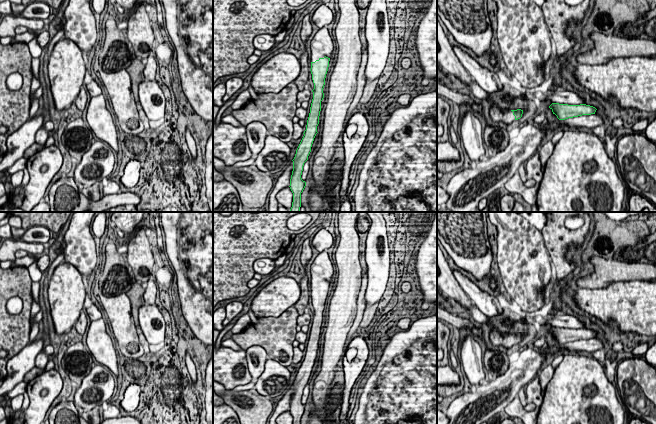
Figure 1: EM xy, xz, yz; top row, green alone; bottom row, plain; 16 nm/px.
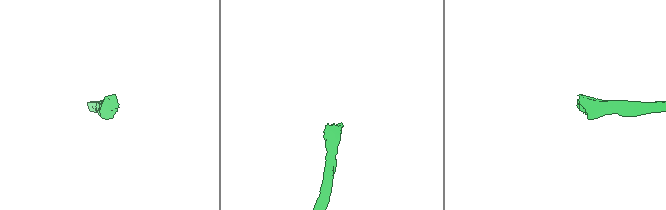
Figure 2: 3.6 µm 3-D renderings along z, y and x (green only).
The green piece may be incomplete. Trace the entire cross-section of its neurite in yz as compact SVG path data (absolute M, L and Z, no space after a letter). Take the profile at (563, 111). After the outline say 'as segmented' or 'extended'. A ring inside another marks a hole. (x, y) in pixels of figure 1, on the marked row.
M552 103L549 108L552 110L553 114L557 116L559 120L565 120L568 118L578 117L582 115L595 114L596 108L586 104L580 105L568 105Z; as segmented

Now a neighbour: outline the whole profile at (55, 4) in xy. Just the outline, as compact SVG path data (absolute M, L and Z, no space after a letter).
M22 0L22 4L26 7L33 2L43 2L52 7L55 10L58 10L64 0Z

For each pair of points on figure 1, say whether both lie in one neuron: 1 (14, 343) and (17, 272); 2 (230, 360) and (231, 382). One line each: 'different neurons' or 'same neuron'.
1: same neuron
2: same neuron

